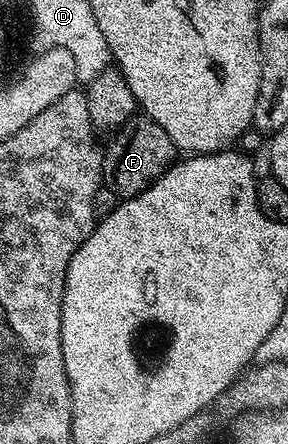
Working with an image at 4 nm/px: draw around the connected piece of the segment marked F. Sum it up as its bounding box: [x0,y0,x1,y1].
[103,114,177,198]

